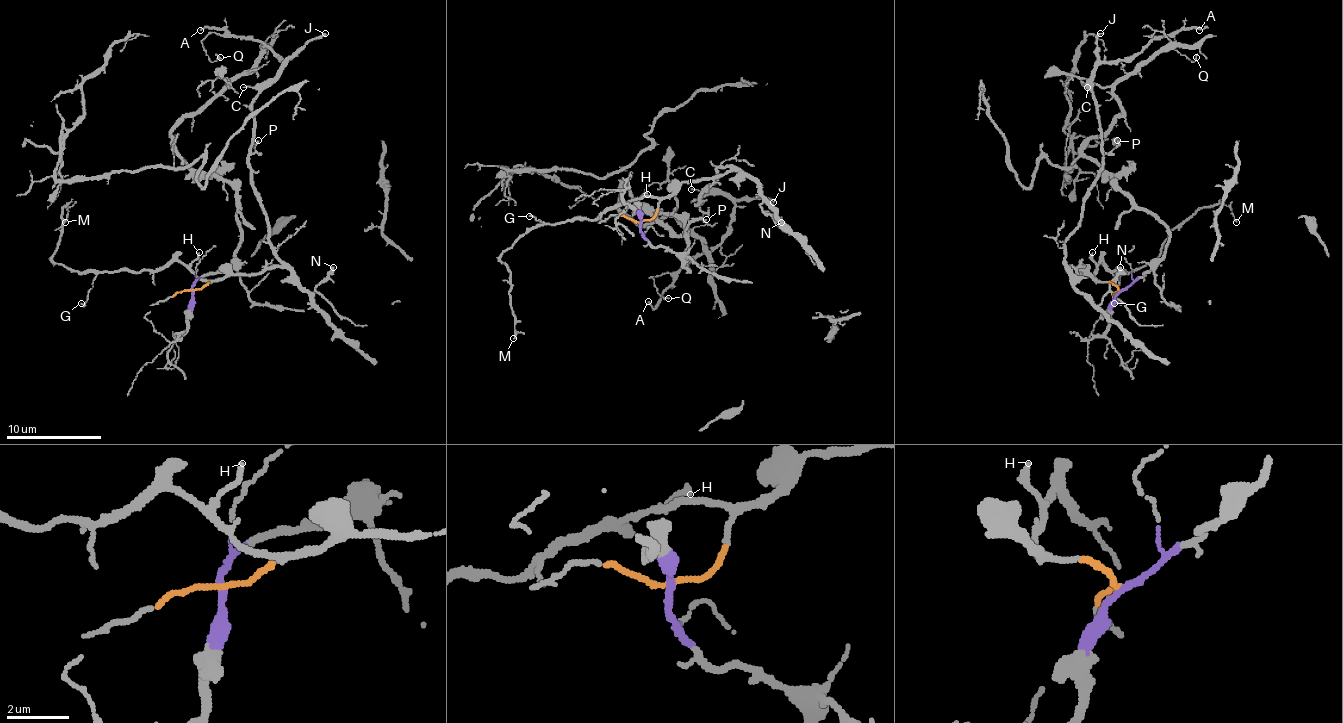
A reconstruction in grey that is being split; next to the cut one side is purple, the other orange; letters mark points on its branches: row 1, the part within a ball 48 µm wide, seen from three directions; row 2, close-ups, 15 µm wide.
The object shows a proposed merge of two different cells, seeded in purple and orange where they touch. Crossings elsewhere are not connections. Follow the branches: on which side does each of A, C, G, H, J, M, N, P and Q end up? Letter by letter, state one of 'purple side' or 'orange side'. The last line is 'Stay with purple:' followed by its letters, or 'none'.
A: orange side
C: orange side
G: orange side
H: orange side
J: orange side
M: orange side
N: orange side
P: orange side
Q: orange side
Stay with purple: none

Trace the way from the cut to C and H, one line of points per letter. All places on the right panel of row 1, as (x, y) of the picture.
C: (1120, 289), (1080, 275), (1065, 263), (1068, 234), (1077, 224), (1084, 196), (1103, 163), (1096, 101), (1087, 86)
H: (1120, 289), (1094, 279), (1096, 267), (1092, 253)

